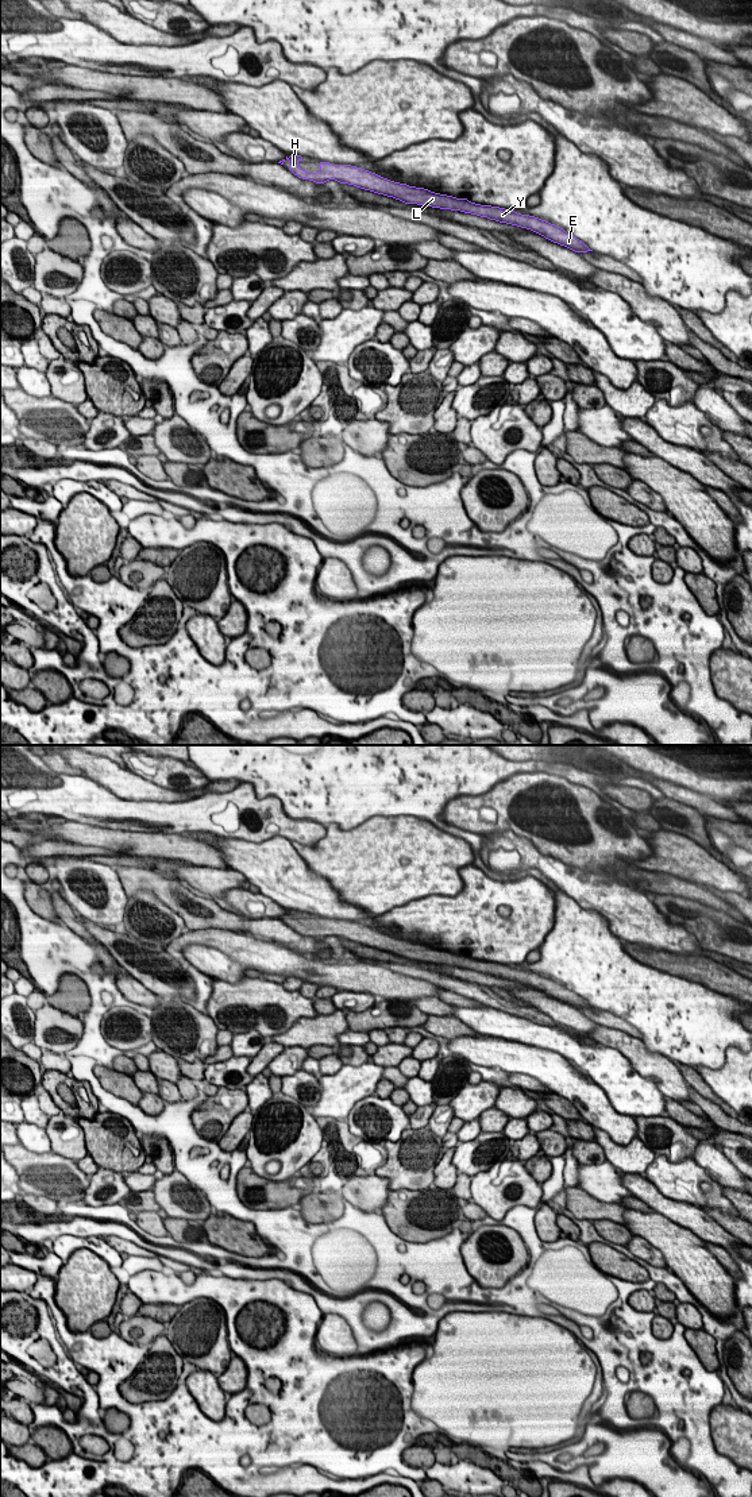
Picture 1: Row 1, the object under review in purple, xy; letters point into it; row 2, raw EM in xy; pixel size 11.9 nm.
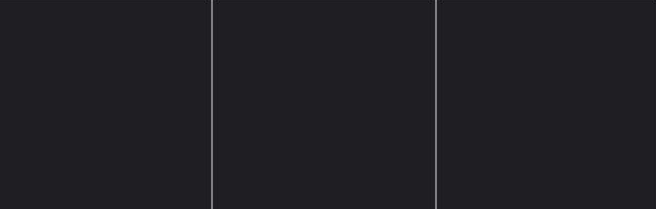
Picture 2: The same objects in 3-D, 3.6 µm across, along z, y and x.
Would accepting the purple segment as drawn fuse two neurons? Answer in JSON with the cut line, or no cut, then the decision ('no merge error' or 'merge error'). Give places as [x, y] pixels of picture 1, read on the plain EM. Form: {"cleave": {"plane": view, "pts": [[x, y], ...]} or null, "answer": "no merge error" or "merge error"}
{"cleave": null, "answer": "no merge error"}

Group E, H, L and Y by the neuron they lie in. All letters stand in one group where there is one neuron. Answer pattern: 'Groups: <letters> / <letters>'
Groups: E H L Y

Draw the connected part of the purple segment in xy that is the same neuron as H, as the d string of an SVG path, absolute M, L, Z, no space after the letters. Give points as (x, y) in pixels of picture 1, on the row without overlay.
M289 910L278 919L284 921L286 915L289 917L289 927L292 927L298 934L315 937L316 940L323 941L325 937L335 935L340 940L354 941L365 946L393 953L396 956L404 957L405 960L460 967L464 969L487 973L500 979L527 984L575 1008L593 1007L582 996L576 995L574 991L567 989L563 984L535 972L521 971L500 962L481 961L471 958L467 954L456 954L452 952L435 949L424 944L420 945L406 940L394 938L375 929L351 921L332 921L329 918L319 918L320 926L316 929L309 929L302 926L297 919L298 917L304 917L304 913Z

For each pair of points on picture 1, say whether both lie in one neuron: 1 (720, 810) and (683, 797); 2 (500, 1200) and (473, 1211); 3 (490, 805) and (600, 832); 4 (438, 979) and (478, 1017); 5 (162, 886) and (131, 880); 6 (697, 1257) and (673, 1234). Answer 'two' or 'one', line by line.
1: one
2: two
3: one
4: two
5: one
6: one

